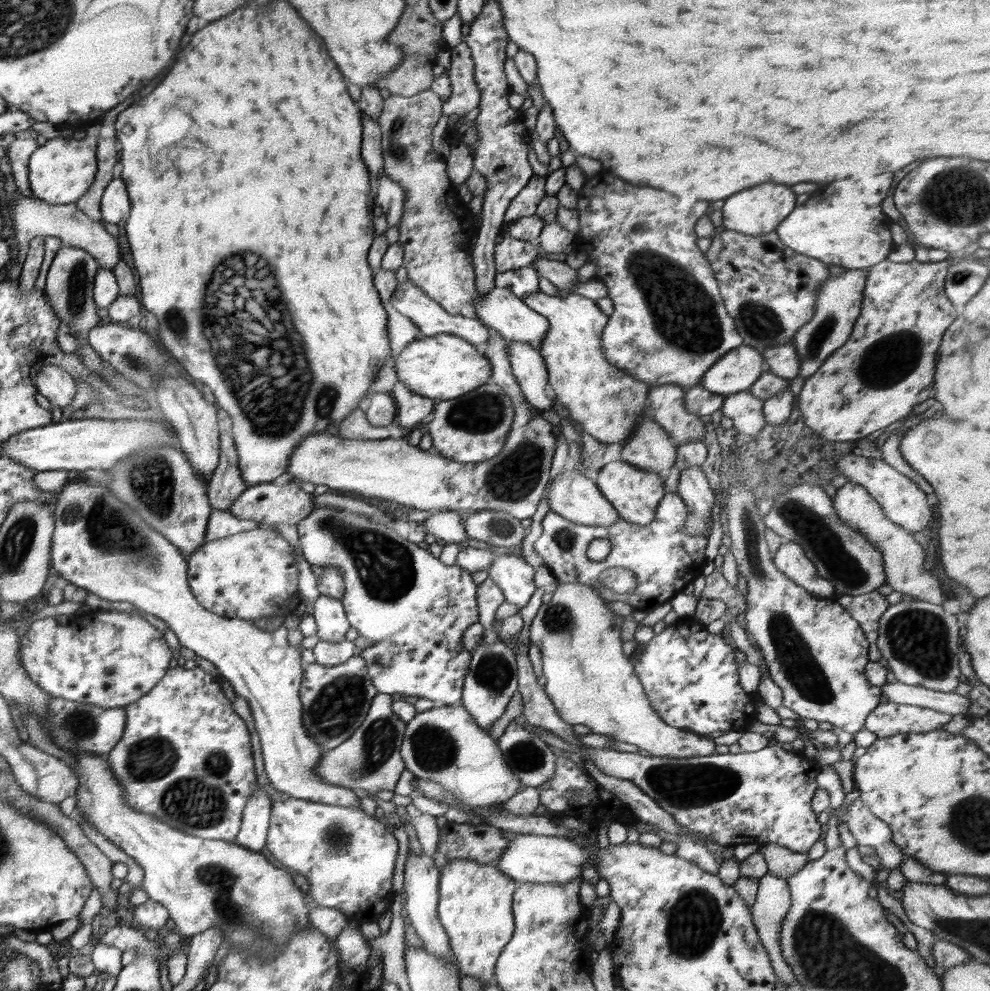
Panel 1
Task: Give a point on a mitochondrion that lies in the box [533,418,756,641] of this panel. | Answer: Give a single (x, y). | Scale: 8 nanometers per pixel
(566, 539)

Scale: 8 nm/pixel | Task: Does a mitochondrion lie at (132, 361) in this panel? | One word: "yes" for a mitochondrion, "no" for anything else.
yes

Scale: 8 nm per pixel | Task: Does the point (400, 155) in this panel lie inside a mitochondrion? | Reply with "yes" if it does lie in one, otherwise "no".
yes

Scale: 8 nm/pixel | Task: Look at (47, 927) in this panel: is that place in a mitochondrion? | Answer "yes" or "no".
no

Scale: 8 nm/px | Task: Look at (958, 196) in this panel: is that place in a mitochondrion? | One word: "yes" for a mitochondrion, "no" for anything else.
yes

